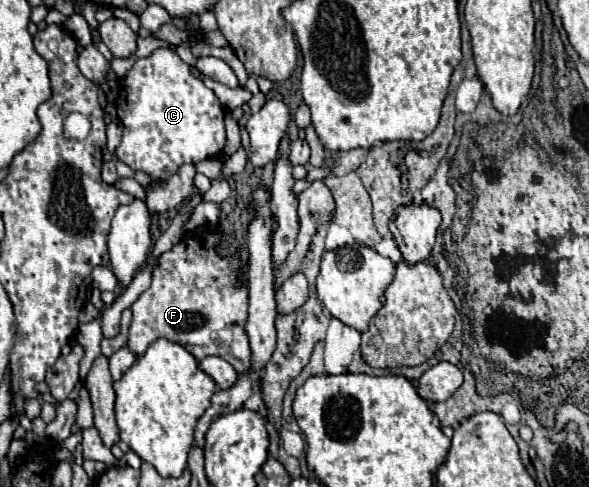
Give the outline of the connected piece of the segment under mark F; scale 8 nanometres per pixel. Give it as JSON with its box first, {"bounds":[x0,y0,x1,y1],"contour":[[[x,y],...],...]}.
{"bounds":[127,230,251,374],"contour":[[[195,230],[185,234],[179,244],[159,256],[157,268],[151,276],[151,286],[143,294],[139,294],[139,298],[131,306],[133,318],[129,324],[127,344],[137,356],[141,356],[157,338],[167,338],[185,346],[197,360],[207,356],[221,356],[237,370],[237,374],[245,374],[247,370],[251,370],[251,346],[247,342],[247,332],[243,330],[243,326],[247,324],[247,284],[237,286],[237,282],[245,274],[245,266],[239,250],[229,256],[219,254],[221,240],[223,234],[219,230]]]}

